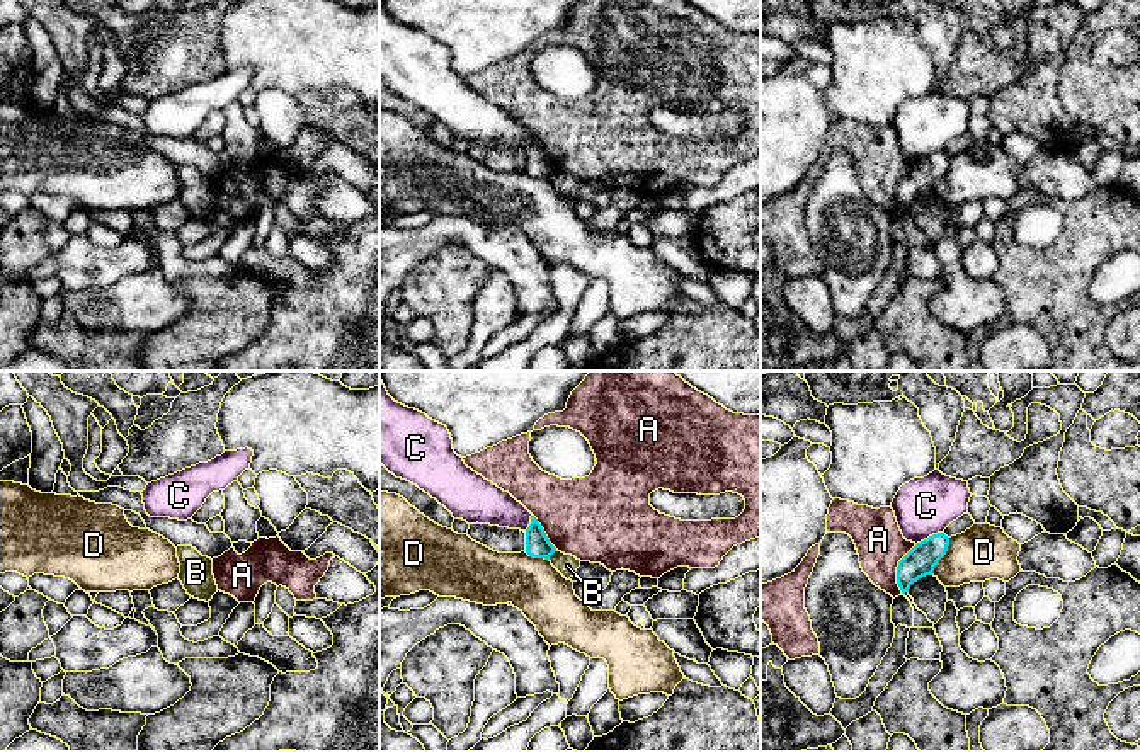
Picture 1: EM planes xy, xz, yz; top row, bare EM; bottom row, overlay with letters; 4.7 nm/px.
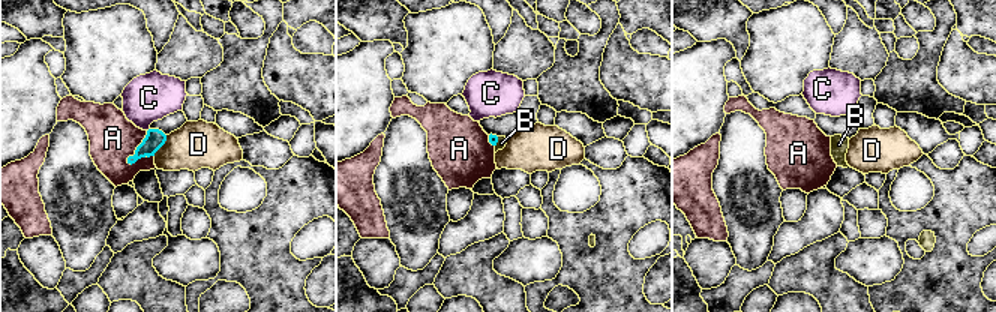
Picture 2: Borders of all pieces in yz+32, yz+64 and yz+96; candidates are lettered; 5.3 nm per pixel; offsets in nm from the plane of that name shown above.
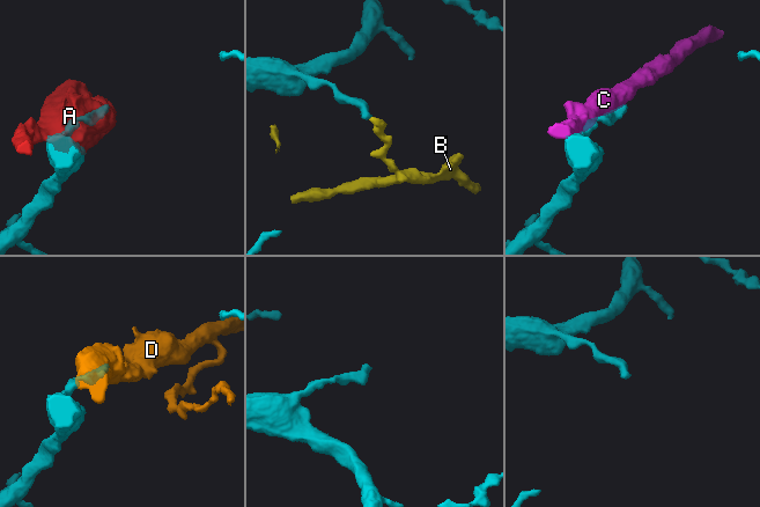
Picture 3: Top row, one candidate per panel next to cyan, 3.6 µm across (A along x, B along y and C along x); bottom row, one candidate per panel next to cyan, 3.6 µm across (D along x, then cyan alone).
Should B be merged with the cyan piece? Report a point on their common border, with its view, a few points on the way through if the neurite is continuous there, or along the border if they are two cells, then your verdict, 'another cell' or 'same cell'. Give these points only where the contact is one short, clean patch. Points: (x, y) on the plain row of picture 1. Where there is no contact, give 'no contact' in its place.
xz (552, 172) | along xz (557, 169), (548, 177) | another cell

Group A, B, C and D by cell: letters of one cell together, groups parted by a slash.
A / B / C / D

